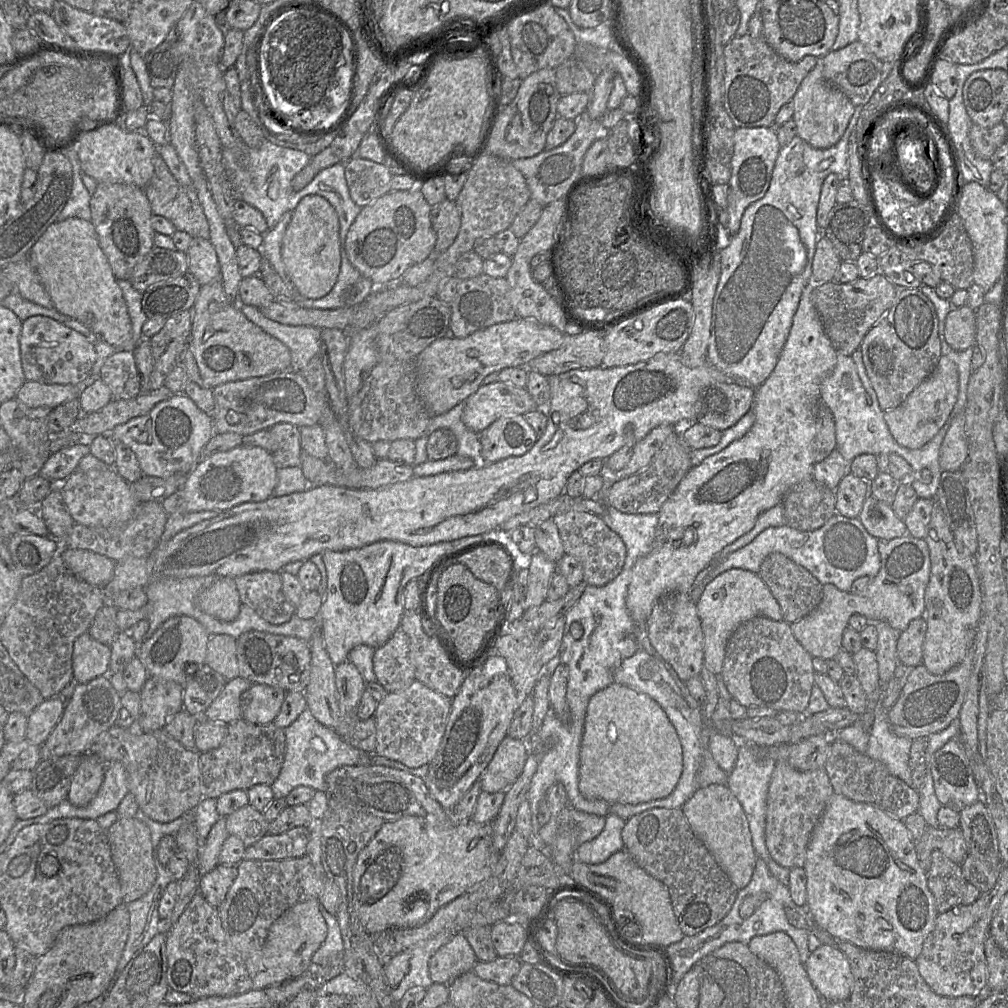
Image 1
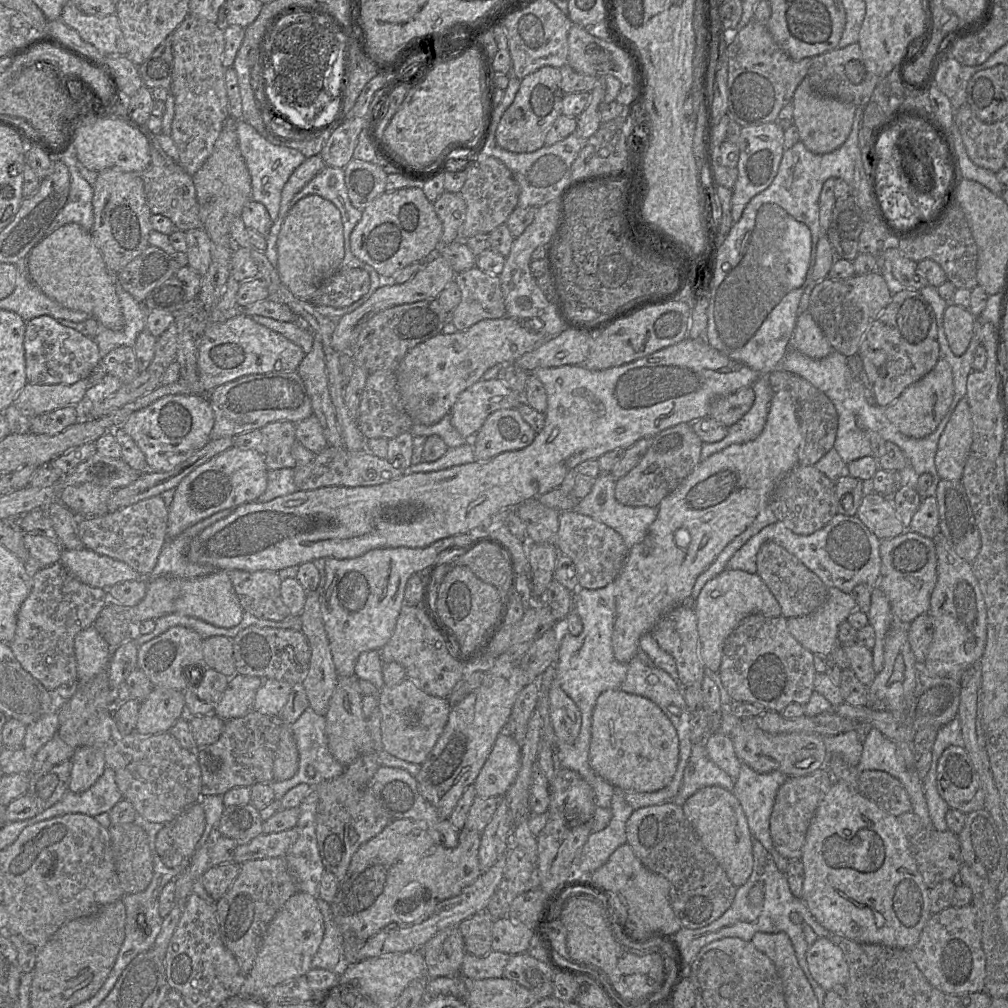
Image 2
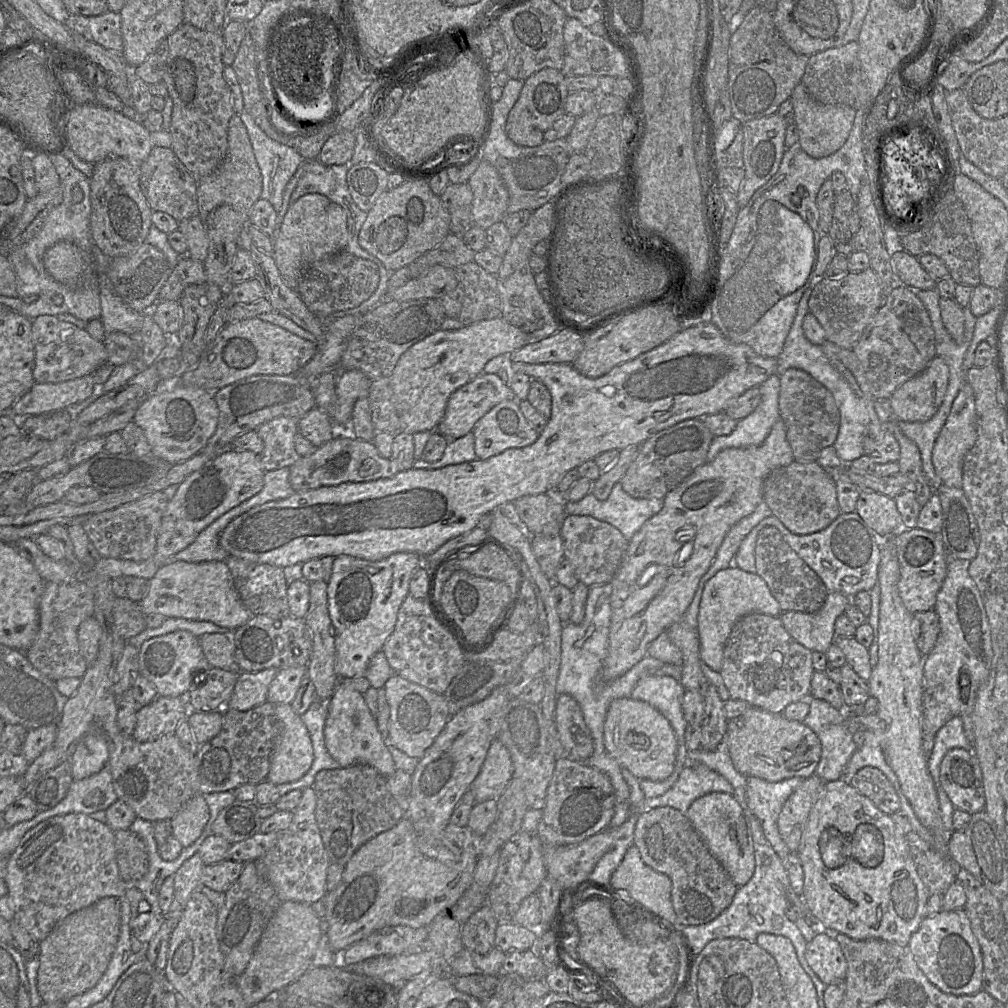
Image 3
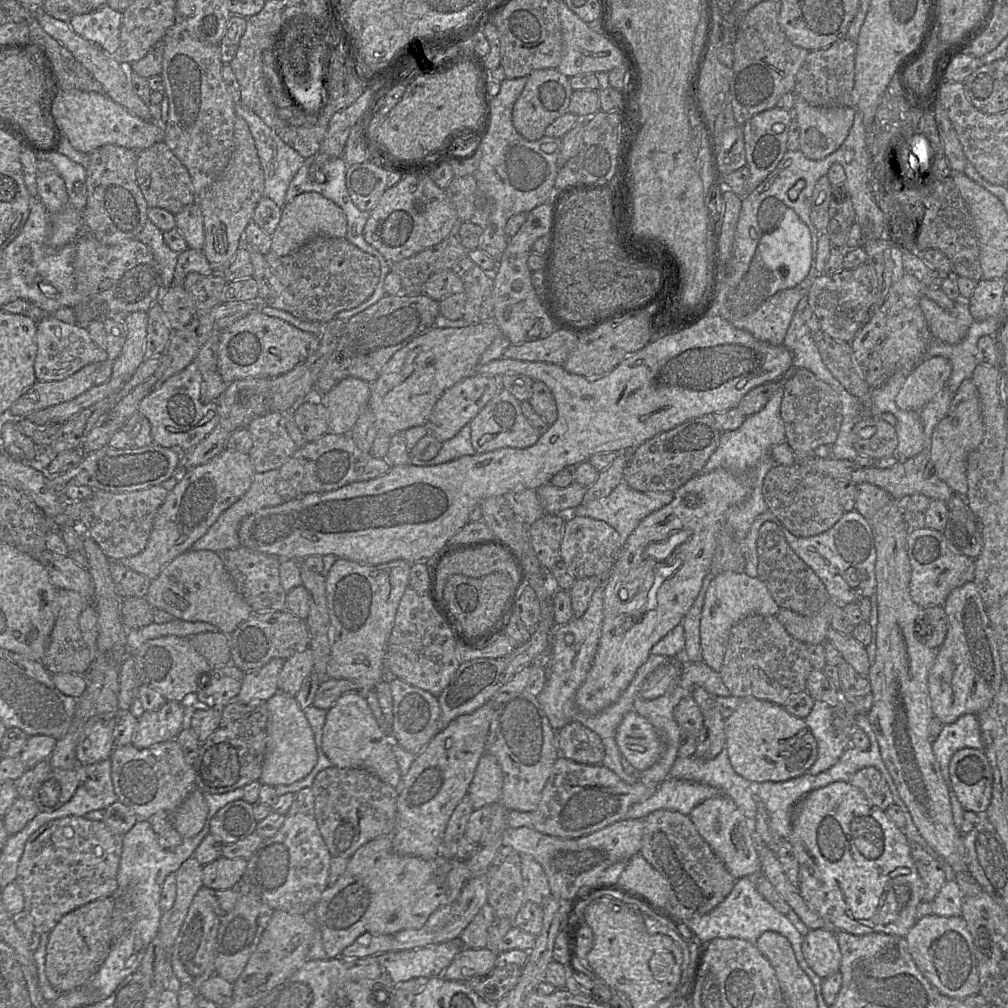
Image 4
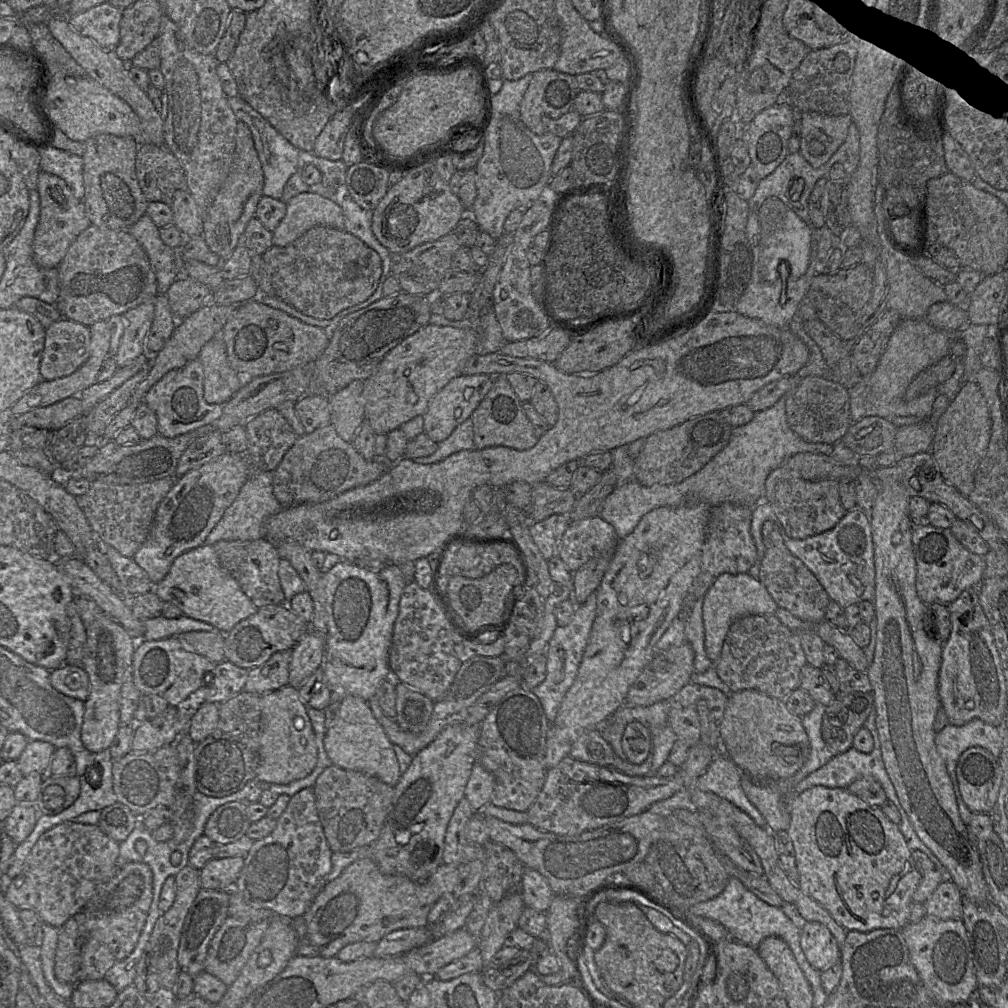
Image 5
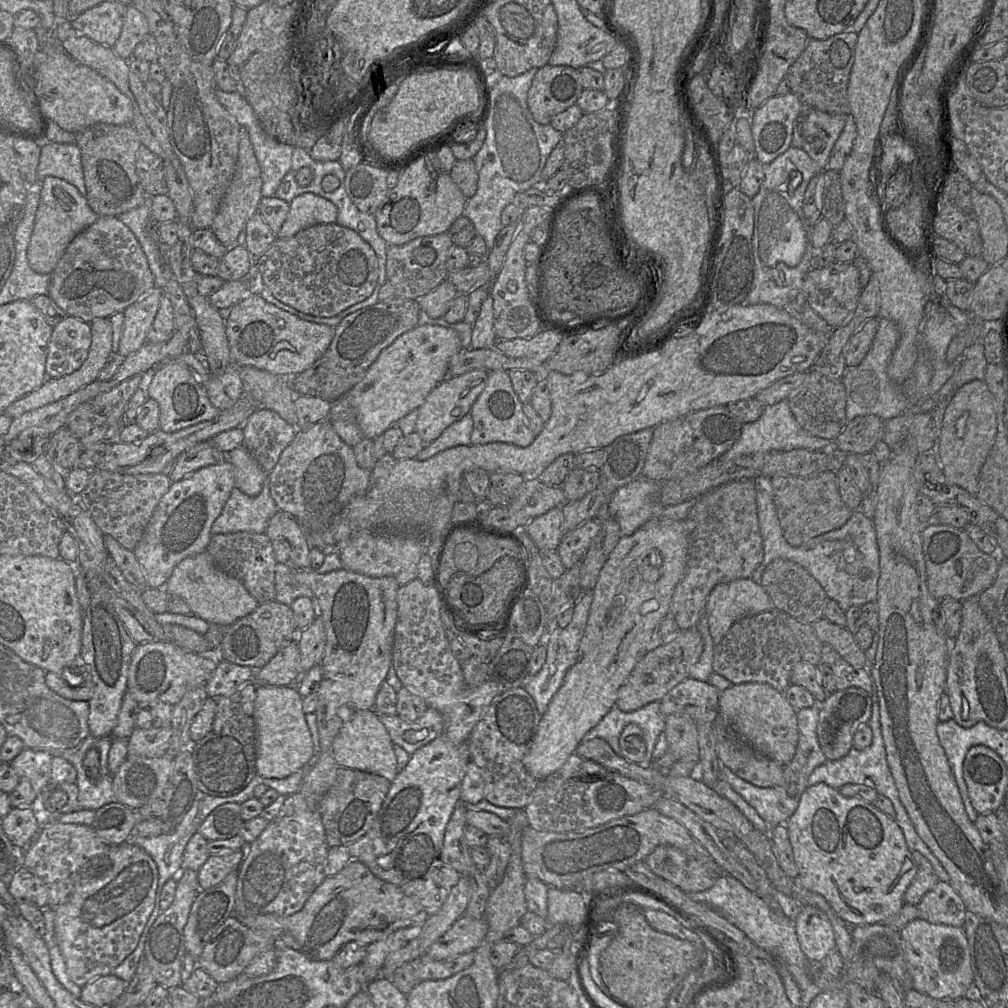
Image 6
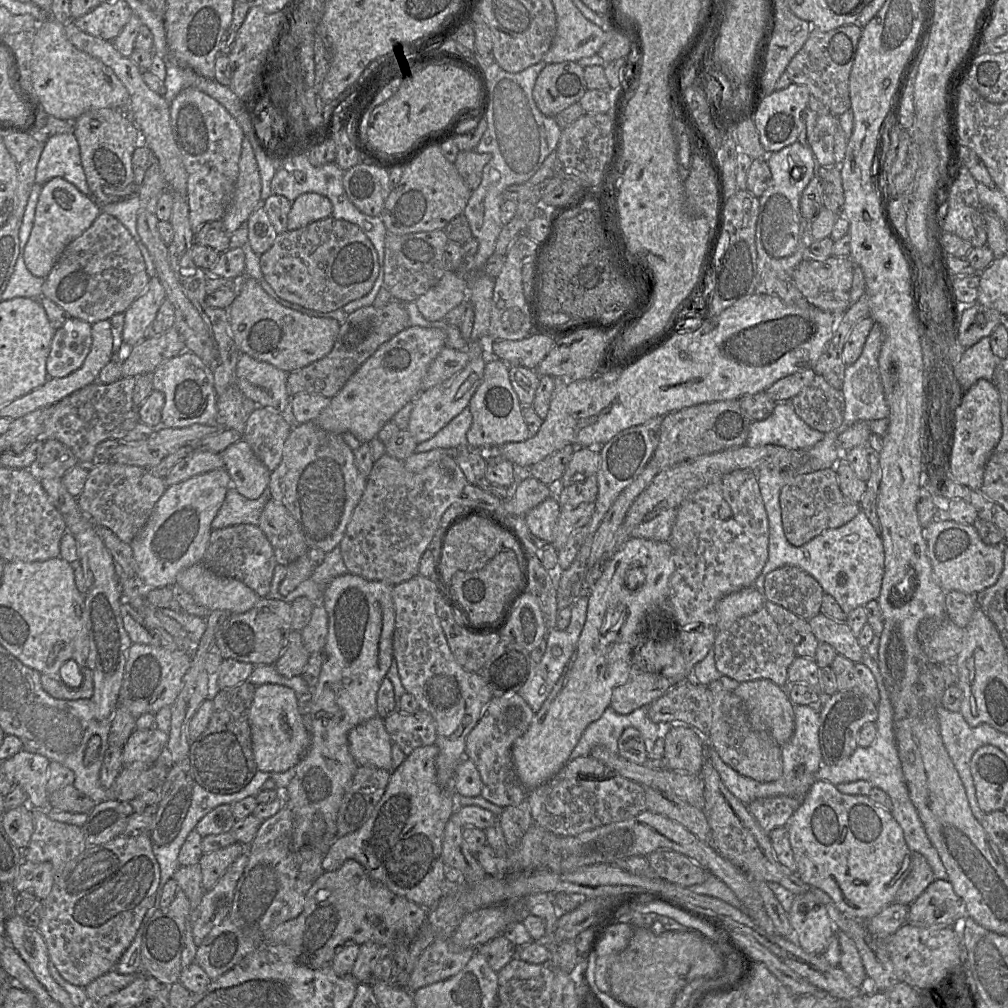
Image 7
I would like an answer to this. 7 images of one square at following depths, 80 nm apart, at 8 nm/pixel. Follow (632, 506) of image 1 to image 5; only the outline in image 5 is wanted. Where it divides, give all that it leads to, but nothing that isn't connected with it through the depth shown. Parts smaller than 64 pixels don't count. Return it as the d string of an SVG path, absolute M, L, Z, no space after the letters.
M711 412L646 438L633 468L633 478L644 486L678 484L702 469L728 443L732 428L720 415Z

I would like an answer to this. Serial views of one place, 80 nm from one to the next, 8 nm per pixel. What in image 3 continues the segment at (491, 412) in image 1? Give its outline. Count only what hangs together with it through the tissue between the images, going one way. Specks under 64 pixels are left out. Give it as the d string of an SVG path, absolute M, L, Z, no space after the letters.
M481 373L475 379L456 390L449 398L445 414L437 431L450 440L455 440L473 432L476 423L493 407L504 400L514 400L513 391L497 374Z

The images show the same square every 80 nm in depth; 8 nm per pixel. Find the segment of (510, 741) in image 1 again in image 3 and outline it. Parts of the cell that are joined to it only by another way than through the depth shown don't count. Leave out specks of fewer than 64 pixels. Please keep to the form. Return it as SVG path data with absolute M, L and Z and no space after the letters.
M496 738L491 743L481 770L470 787L475 802L497 800L512 780L513 771L514 766L508 749Z

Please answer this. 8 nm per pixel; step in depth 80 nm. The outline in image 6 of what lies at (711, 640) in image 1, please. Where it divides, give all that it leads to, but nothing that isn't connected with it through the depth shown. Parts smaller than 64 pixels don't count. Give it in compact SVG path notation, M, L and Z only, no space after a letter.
M751 578L719 583L711 591L705 616L714 645L724 638L738 620L775 610L774 604L762 587Z

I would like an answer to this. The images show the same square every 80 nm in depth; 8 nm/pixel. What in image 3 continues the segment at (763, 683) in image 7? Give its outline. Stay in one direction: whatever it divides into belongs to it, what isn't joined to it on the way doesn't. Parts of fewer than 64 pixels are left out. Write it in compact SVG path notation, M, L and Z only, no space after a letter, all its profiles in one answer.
M751 706L742 715L729 719L726 742L735 769L746 777L779 782L792 777L806 779L814 775L822 746L817 735L803 722L789 720Z

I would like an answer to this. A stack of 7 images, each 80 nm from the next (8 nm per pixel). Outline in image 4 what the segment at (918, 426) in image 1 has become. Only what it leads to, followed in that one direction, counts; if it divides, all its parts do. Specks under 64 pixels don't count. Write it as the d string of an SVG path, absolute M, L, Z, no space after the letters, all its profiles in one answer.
M945 357L923 359L906 378L896 405L905 411L921 410L946 385L951 372L952 365Z

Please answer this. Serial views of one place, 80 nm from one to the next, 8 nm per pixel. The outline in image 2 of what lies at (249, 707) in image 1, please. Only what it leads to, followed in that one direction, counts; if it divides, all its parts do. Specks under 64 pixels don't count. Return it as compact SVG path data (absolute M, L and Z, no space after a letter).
M264 679L256 692L253 710L262 714L279 715L287 703L292 687L287 681Z

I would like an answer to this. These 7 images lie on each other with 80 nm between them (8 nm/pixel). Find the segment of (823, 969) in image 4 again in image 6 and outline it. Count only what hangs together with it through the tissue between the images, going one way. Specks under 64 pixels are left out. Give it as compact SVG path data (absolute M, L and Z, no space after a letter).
M802 905L794 924L800 947L810 962L821 962L836 949L832 924L820 909Z

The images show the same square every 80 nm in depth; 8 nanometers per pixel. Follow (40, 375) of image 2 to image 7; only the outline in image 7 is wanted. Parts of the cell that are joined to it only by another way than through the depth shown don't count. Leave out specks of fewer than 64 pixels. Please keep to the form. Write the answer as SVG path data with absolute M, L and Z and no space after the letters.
M70 317L56 330L47 358L48 378L63 378L83 364L92 343L91 324Z

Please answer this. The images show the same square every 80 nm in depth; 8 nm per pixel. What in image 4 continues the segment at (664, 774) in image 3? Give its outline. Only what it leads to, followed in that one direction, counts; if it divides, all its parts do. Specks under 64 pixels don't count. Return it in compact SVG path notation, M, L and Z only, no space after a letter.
M635 710L624 716L615 740L622 756L637 771L650 768L665 750L665 744L654 726Z

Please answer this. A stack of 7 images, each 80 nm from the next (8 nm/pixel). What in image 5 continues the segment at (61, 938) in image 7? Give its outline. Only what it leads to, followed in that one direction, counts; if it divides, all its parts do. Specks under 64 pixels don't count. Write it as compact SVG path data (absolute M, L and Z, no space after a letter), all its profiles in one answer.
M142 862L114 866L113 875L101 884L82 911L86 915L85 942L81 948L77 981L102 979L106 971L135 948L153 897L153 873Z

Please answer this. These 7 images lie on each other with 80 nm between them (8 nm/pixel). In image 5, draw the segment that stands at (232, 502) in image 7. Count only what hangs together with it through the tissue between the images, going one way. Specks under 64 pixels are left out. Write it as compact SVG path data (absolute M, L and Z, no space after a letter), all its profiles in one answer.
M251 467L248 480L211 530L203 545L212 546L220 540L250 541L265 538L265 520L283 509L273 493L273 476L274 471L255 471Z

